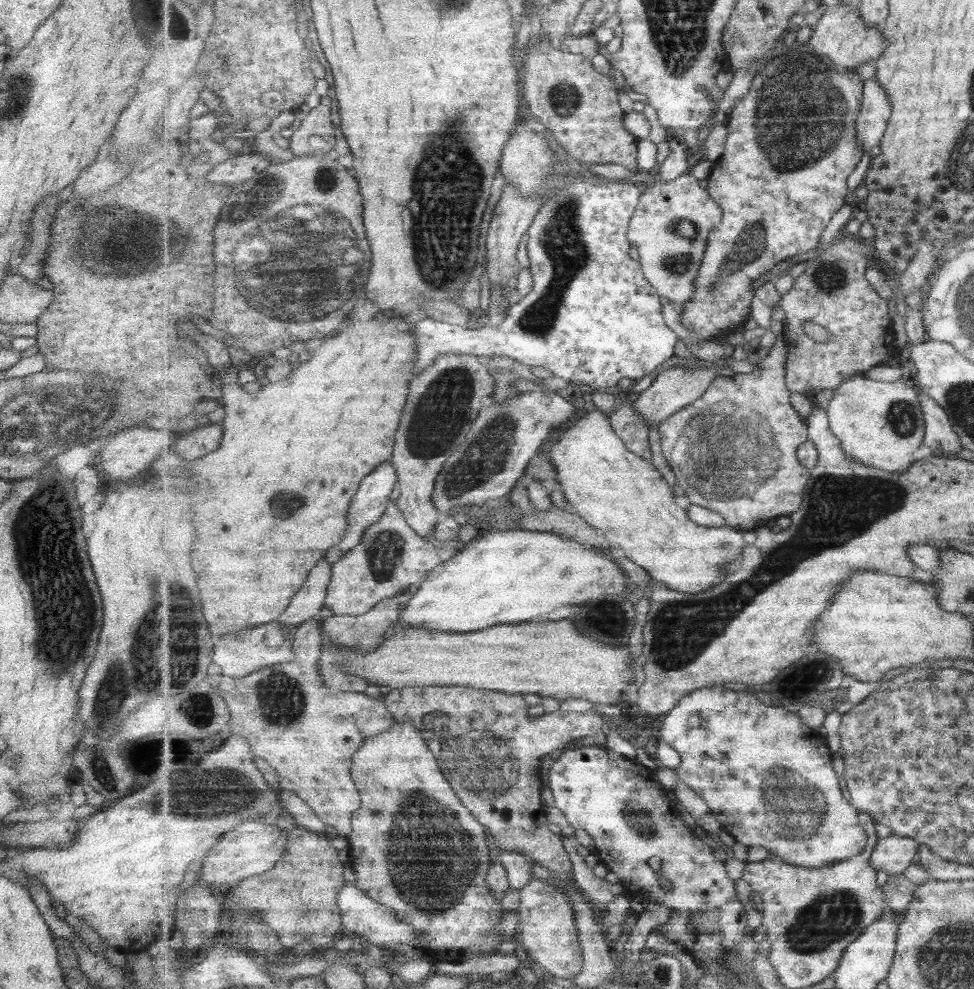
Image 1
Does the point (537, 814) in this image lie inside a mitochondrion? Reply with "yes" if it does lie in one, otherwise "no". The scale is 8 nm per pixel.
no

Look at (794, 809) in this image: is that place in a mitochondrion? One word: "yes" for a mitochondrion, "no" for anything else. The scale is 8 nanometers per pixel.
yes

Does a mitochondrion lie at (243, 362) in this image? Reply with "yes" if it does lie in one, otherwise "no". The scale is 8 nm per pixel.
no

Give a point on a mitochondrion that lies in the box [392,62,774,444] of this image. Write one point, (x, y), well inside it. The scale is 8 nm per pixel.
(450, 163)

